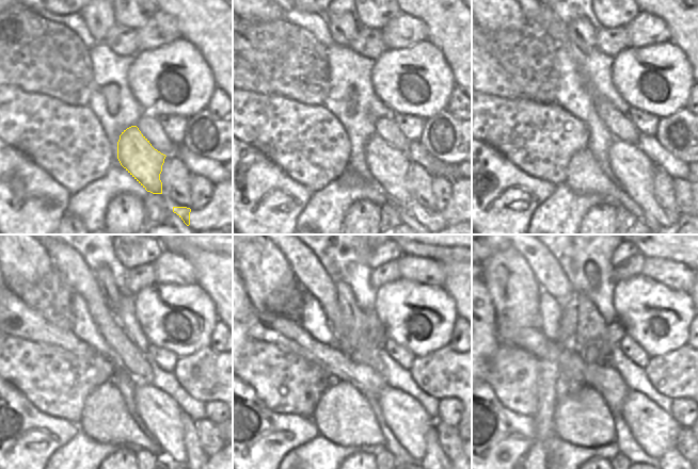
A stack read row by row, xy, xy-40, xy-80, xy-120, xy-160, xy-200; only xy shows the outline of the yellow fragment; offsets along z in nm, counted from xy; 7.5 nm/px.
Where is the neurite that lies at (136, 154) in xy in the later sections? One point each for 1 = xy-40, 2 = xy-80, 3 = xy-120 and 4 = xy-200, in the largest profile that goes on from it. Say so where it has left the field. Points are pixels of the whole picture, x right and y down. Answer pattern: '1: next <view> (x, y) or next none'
1: next xy-40 (387, 165)
2: next xy-80 (634, 171)
3: next xy-120 (159, 411)
4: next xy-200 (654, 430)

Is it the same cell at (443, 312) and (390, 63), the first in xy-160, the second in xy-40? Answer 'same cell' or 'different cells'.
same cell

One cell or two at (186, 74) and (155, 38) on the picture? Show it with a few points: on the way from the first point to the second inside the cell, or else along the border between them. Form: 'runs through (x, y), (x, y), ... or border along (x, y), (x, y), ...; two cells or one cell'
border along (180, 37), (156, 48), (139, 51); two cells

